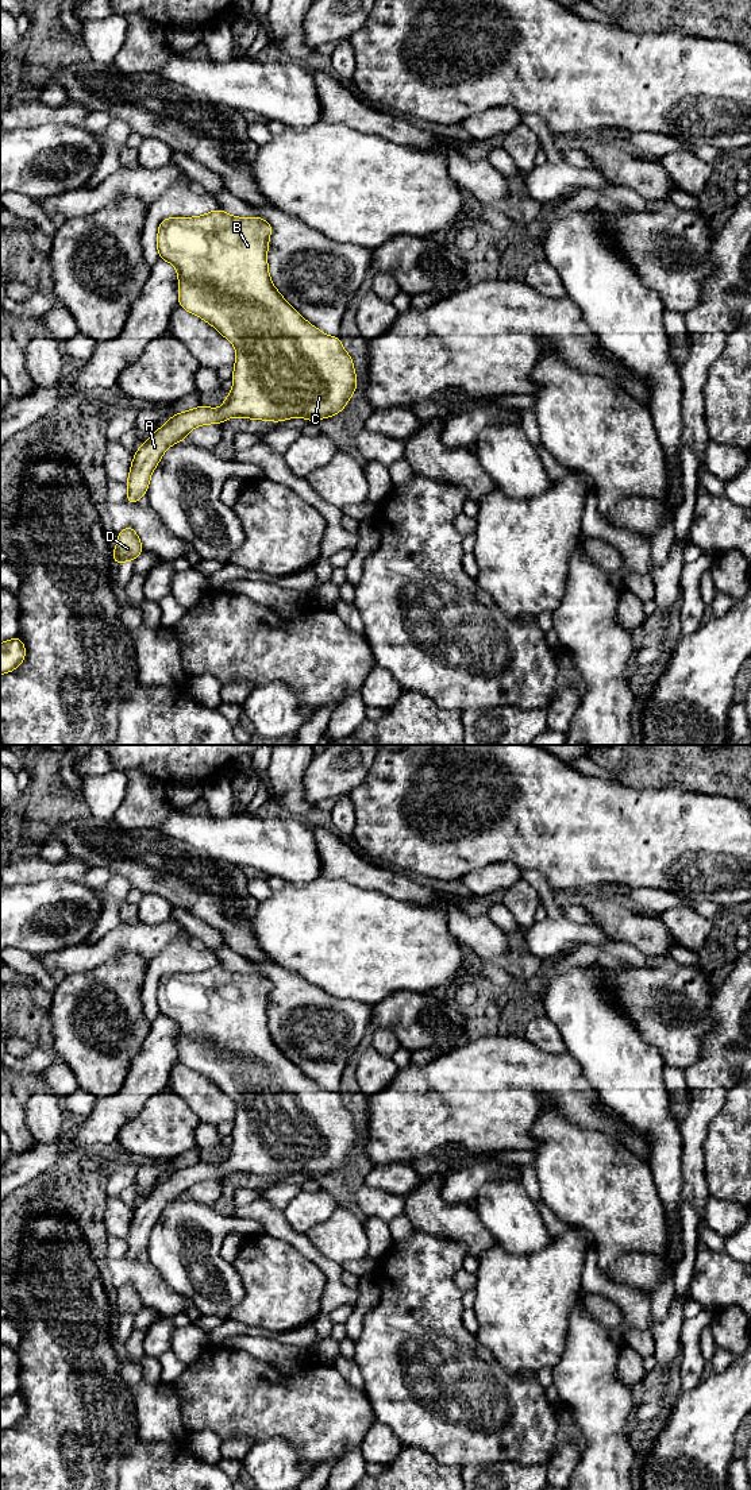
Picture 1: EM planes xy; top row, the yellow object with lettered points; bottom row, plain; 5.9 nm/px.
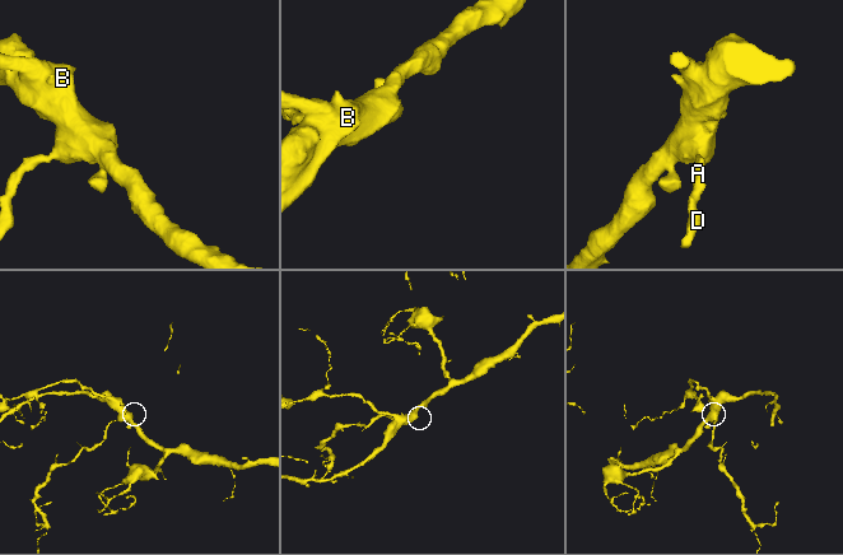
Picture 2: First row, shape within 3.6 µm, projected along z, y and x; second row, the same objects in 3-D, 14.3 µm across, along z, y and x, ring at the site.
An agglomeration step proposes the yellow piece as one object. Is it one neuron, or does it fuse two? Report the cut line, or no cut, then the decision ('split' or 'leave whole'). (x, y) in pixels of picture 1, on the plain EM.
no cut; leave whole

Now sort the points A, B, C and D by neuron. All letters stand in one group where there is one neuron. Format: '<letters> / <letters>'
A B C D

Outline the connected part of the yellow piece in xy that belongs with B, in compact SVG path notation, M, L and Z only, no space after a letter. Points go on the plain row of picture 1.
M220 964L200 973L163 974L158 983L157 1004L159 1015L170 1018L178 1027L178 1062L201 1073L236 1104L232 1147L226 1151L220 1165L197 1162L173 1170L172 1174L138 1204L126 1238L126 1258L136 1261L140 1251L147 1251L150 1232L163 1208L185 1196L199 1181L223 1180L226 1174L244 1173L267 1177L285 1177L303 1173L309 1177L339 1170L357 1146L357 1132L351 1112L343 1105L340 1093L327 1092L286 1058L274 1043L267 1026L267 1001L273 983L263 973L234 973Z

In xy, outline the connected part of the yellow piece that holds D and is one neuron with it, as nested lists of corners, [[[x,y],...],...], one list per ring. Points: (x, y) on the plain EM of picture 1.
[[[127,1282],[118,1288],[118,1300],[112,1306],[113,1319],[119,1323],[128,1315],[131,1319],[143,1308],[143,1301],[132,1282]]]

